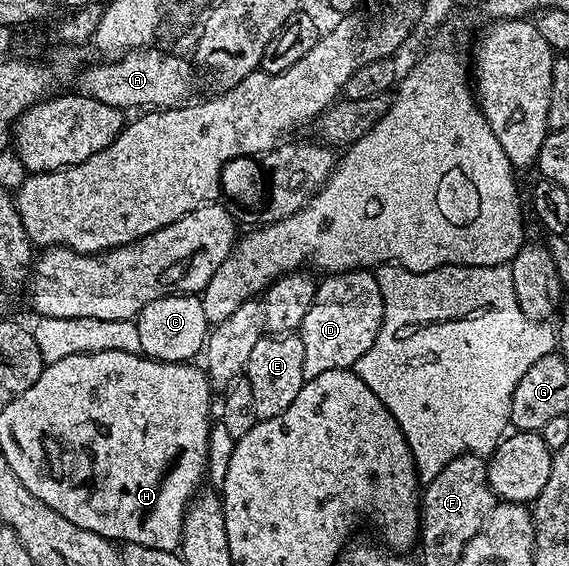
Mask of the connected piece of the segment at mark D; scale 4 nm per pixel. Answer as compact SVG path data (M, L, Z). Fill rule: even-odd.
M371 269L347 270L341 274L321 277L316 288L314 304L310 304L310 312L306 312L306 320L302 320L298 331L302 340L302 372L305 379L322 376L322 372L355 367L356 361L366 356L366 352L370 352L370 344L374 344L382 328L383 315L382 292L378 288L378 280Z

